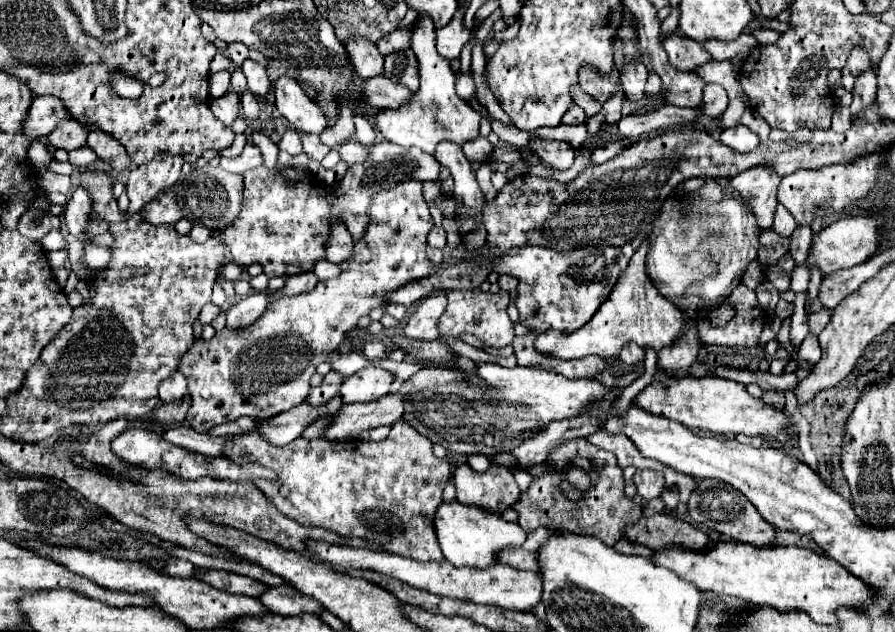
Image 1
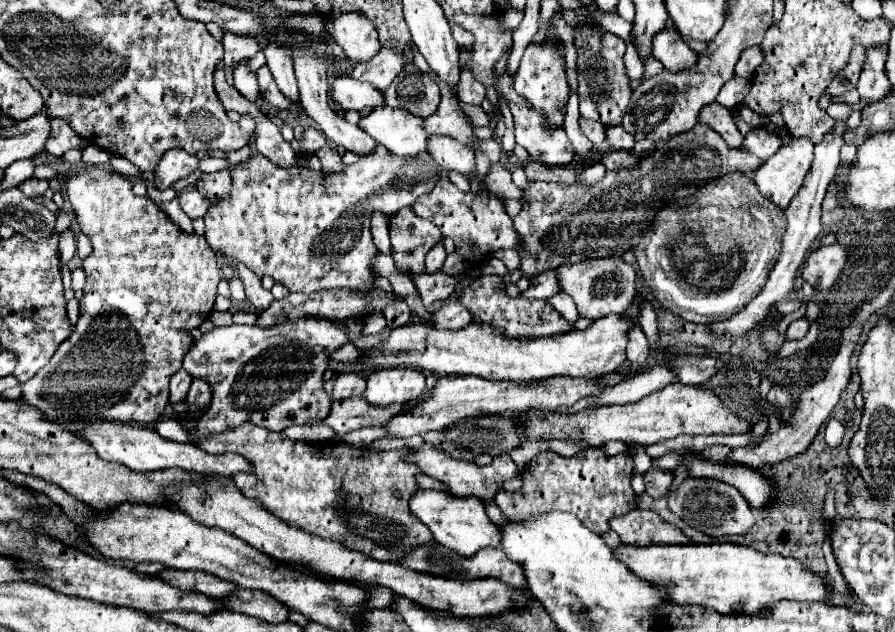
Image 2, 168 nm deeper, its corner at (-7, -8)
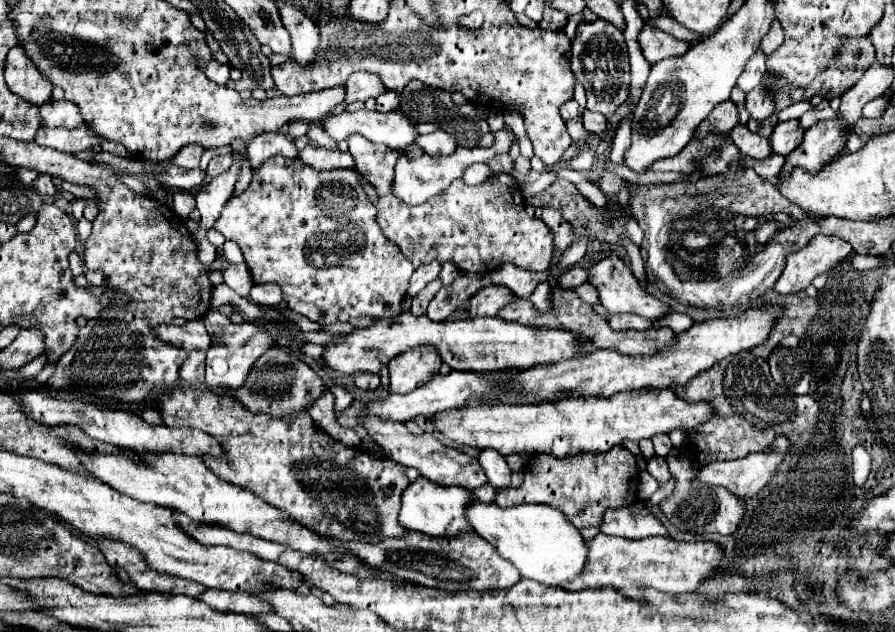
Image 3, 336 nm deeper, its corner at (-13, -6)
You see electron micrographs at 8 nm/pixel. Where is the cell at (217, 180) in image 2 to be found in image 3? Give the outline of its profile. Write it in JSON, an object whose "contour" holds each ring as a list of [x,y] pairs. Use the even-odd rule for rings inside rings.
{"contour":[[[216,155],[210,159],[210,165],[208,165],[208,171],[206,175],[208,177],[216,177],[218,173],[224,173],[232,163],[232,155]]]}

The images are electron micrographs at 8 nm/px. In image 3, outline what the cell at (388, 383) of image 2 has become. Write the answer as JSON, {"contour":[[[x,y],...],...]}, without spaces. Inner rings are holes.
{"contour":[[[418,345],[418,349],[408,349],[406,353],[394,357],[388,363],[390,371],[390,393],[410,393],[418,385],[424,385],[442,367],[442,357],[438,349],[428,345]]]}

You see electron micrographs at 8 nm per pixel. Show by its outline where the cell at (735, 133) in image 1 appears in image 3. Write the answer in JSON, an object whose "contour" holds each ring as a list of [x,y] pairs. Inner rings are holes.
{"contour":[[[790,119],[790,121],[780,121],[772,135],[770,135],[770,143],[772,143],[772,151],[778,155],[790,155],[804,137],[804,127],[800,123],[800,119]]]}

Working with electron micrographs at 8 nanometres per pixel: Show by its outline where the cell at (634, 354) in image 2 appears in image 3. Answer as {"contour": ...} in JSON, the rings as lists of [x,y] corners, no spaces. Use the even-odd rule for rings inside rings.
{"contour":[[[610,313],[606,321],[614,331],[630,331],[630,329],[646,331],[652,325],[652,321],[646,321],[644,317],[638,317],[632,313]]]}

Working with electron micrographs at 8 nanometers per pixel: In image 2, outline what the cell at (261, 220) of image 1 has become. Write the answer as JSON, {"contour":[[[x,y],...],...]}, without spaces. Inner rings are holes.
{"contour":[[[376,147],[372,155],[360,157],[354,165],[342,173],[324,173],[310,167],[294,165],[288,169],[272,165],[264,155],[254,153],[248,161],[230,169],[234,187],[228,201],[208,209],[204,215],[208,245],[228,261],[240,261],[258,277],[270,275],[276,283],[282,283],[288,291],[320,291],[334,287],[370,289],[372,271],[370,261],[378,253],[370,241],[370,217],[374,211],[386,213],[386,201],[402,201],[402,207],[412,205],[420,195],[432,191],[438,177],[432,175],[430,155],[416,155],[412,159],[400,159],[386,147]]]}

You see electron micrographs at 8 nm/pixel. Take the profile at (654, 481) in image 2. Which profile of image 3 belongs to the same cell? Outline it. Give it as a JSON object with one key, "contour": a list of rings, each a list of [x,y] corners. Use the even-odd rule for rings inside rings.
{"contour":[[[654,455],[654,457],[650,457],[646,463],[648,463],[646,471],[648,471],[652,477],[656,477],[658,483],[666,483],[666,481],[672,477],[670,471],[668,471],[668,463],[666,463],[664,457]]]}

